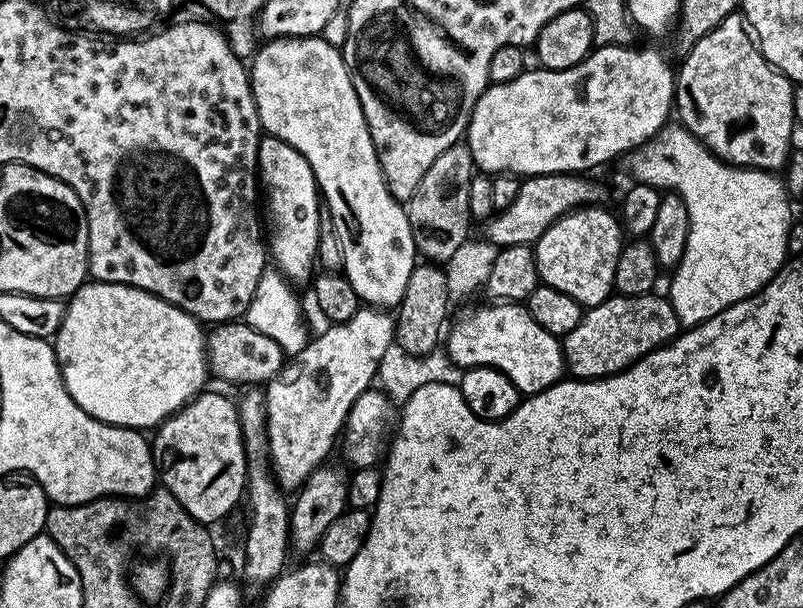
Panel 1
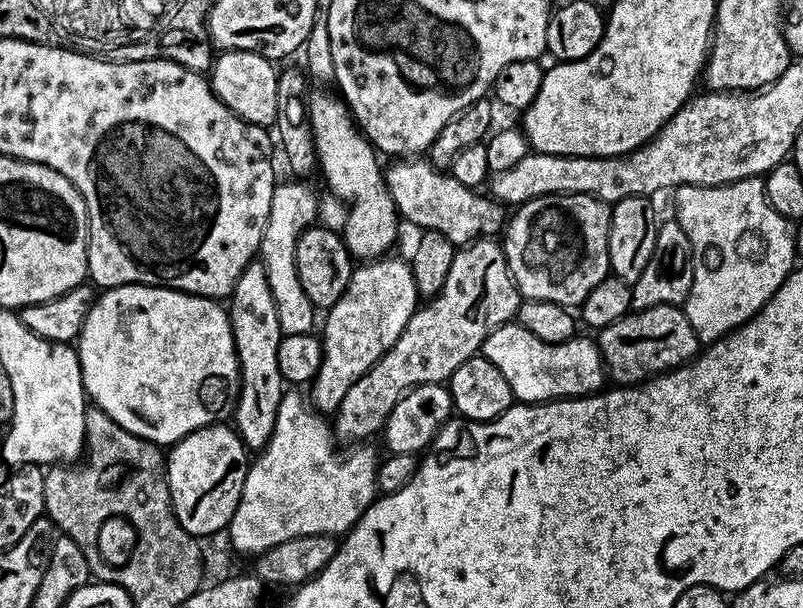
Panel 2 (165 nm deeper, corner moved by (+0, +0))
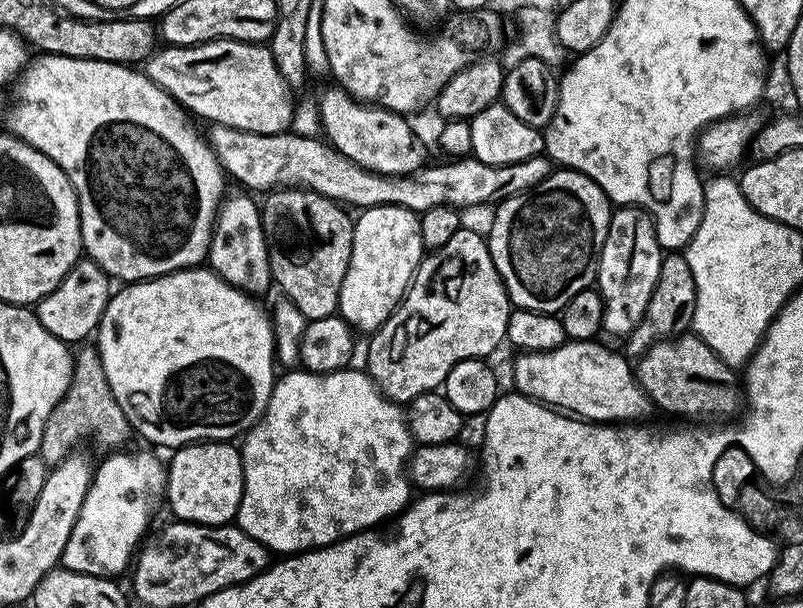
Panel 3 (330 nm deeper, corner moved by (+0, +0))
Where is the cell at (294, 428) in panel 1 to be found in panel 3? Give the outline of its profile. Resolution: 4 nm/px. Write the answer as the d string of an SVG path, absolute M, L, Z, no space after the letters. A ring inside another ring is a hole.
M402 206L365 208L352 226L352 249L346 278L342 278L339 316L357 333L377 332L404 301L426 249L417 213Z

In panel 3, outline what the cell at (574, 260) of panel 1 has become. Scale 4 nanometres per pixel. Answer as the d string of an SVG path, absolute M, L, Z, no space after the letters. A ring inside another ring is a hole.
M554 170L540 184L499 201L497 208L500 209L492 220L492 229L486 232L486 239L490 258L516 308L559 314L574 294L595 285L600 251L606 242L614 205L589 176L571 170Z

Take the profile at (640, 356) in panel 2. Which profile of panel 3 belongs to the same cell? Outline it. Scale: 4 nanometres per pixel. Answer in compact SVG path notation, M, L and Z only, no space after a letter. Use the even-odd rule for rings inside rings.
M681 334L658 342L635 361L634 371L636 381L659 411L661 408L672 416L684 416L680 418L688 422L704 422L707 416L712 422L731 421L746 400L737 369L726 364L695 334Z

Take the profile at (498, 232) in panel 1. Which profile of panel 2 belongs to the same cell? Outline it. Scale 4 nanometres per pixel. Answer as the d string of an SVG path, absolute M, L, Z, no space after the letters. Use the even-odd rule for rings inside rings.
M400 158L389 164L392 165L387 165L384 184L392 195L397 213L403 219L405 216L410 223L417 224L417 229L446 234L446 238L457 246L495 237L503 229L506 223L505 205L493 200L491 195L479 196L479 191L462 186L458 178L435 168L424 158Z

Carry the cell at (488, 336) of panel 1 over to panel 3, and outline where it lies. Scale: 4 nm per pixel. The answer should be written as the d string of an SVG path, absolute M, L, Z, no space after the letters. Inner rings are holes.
M568 340L562 346L558 346L554 350L546 350L545 352L520 352L517 355L517 360L512 364L512 380L516 383L515 391L521 396L528 396L531 400L539 400L542 404L547 404L557 410L567 410L571 415L582 419L599 422L602 424L630 424L633 422L644 422L649 418L648 415L654 412L654 405L648 395L642 390L642 386L636 381L636 373L633 365L630 363L627 355L615 352L612 348L607 348L606 345L600 344L596 340Z

